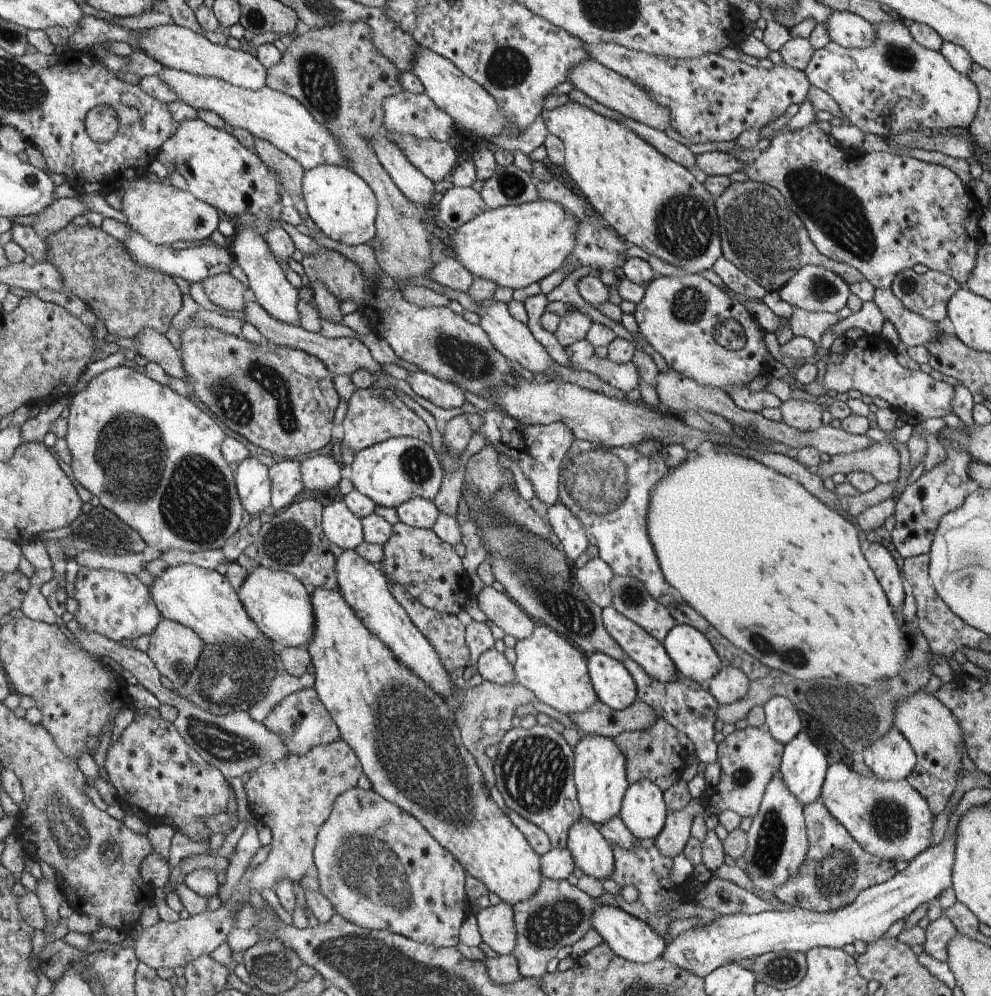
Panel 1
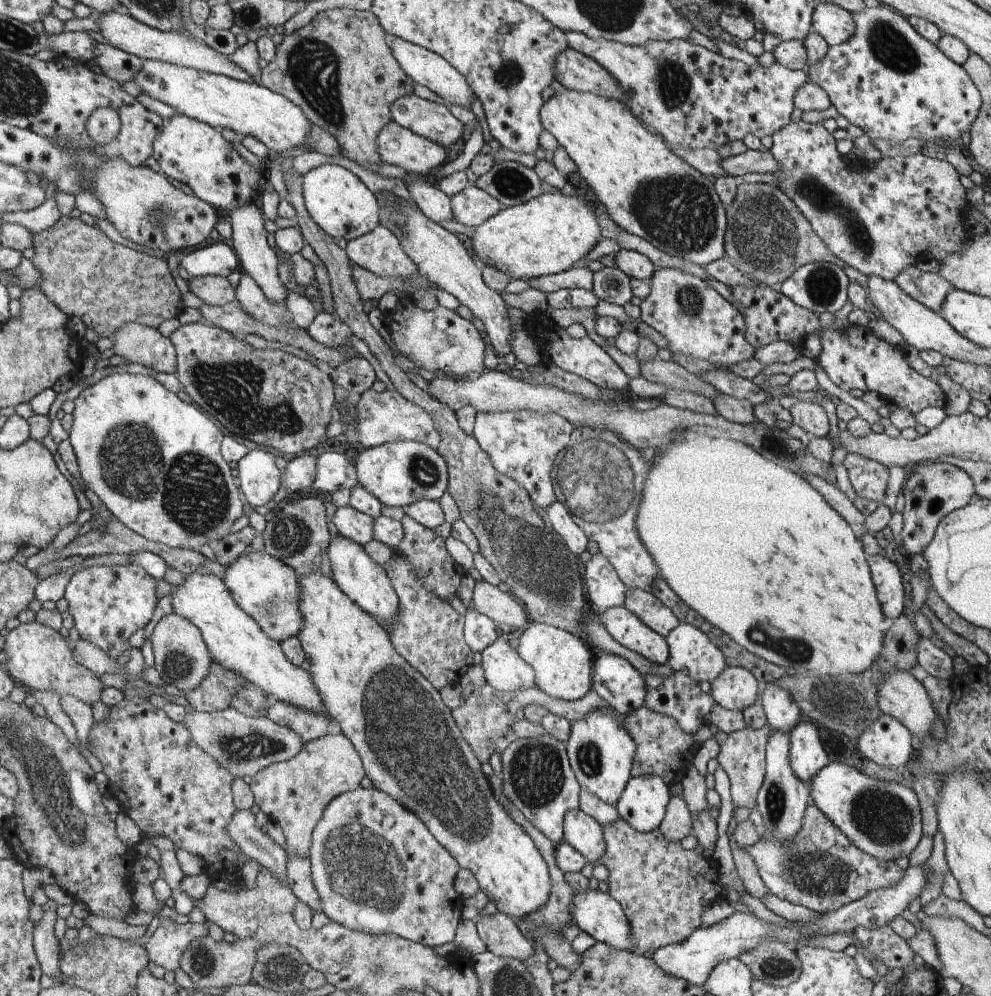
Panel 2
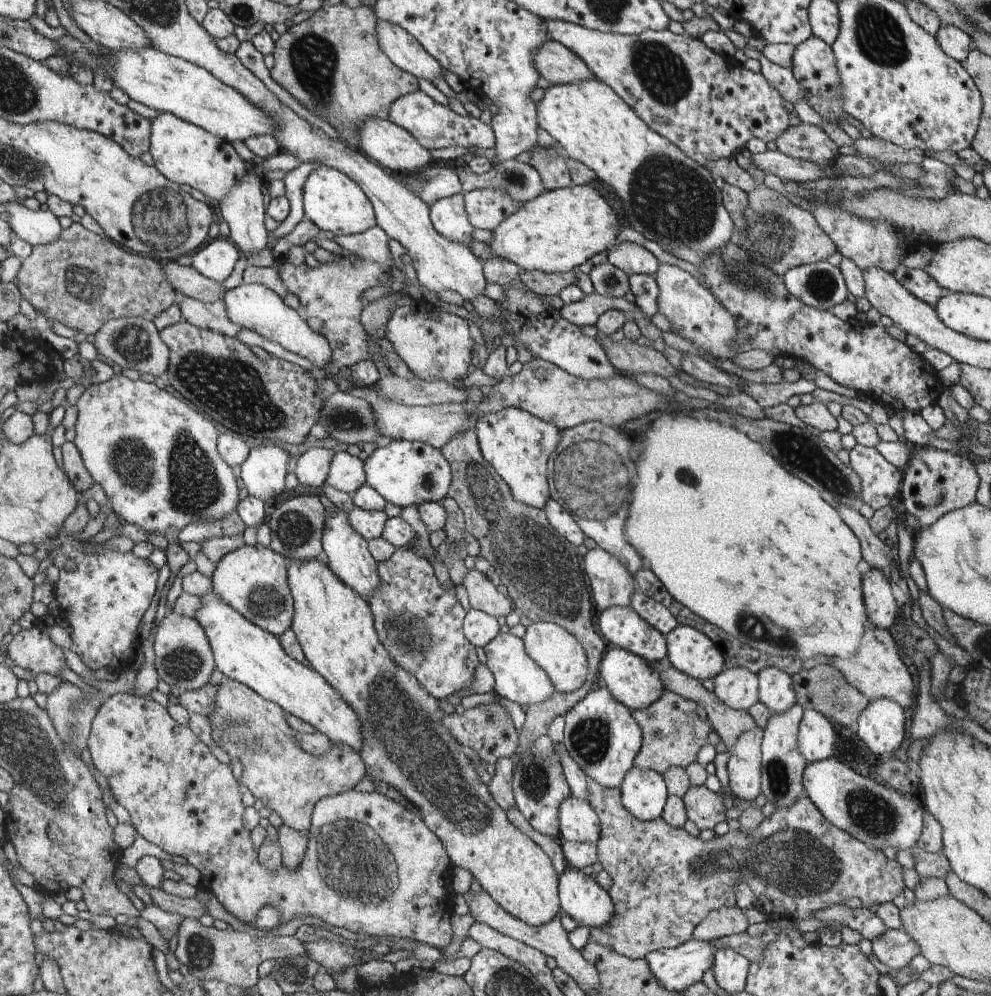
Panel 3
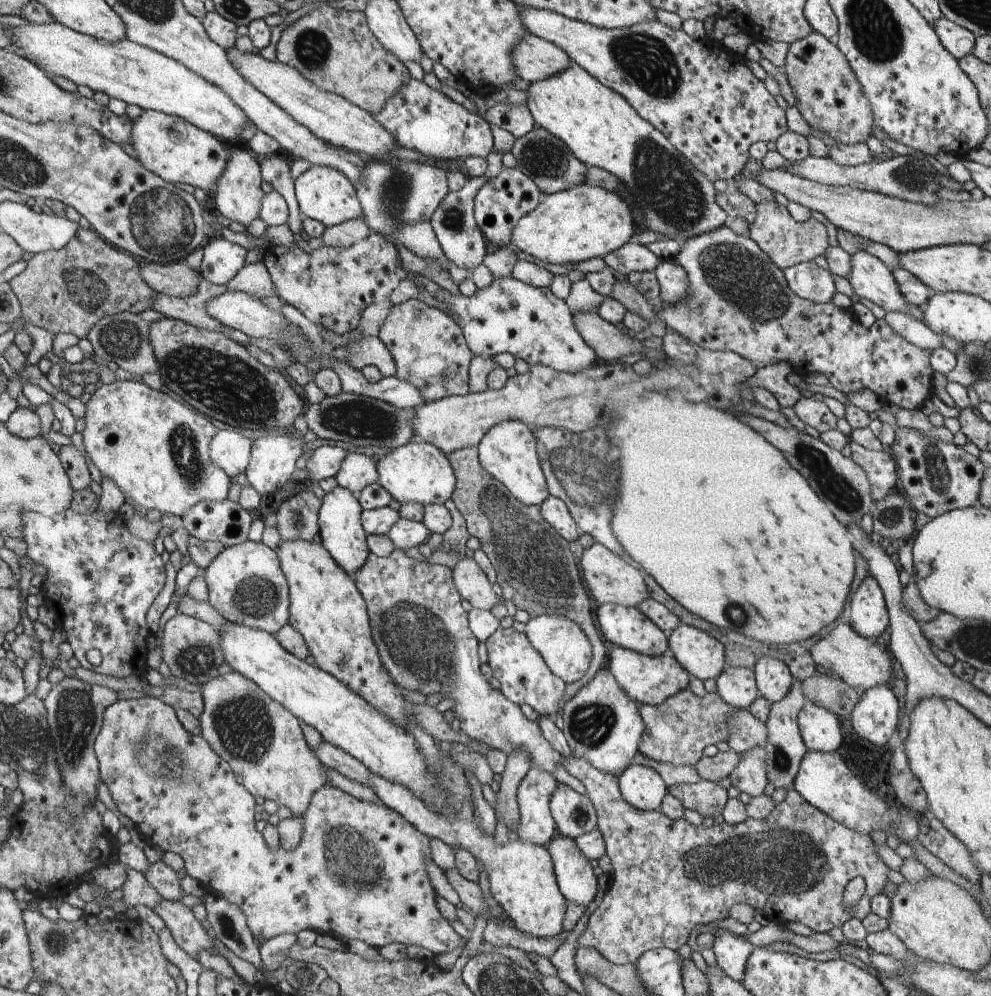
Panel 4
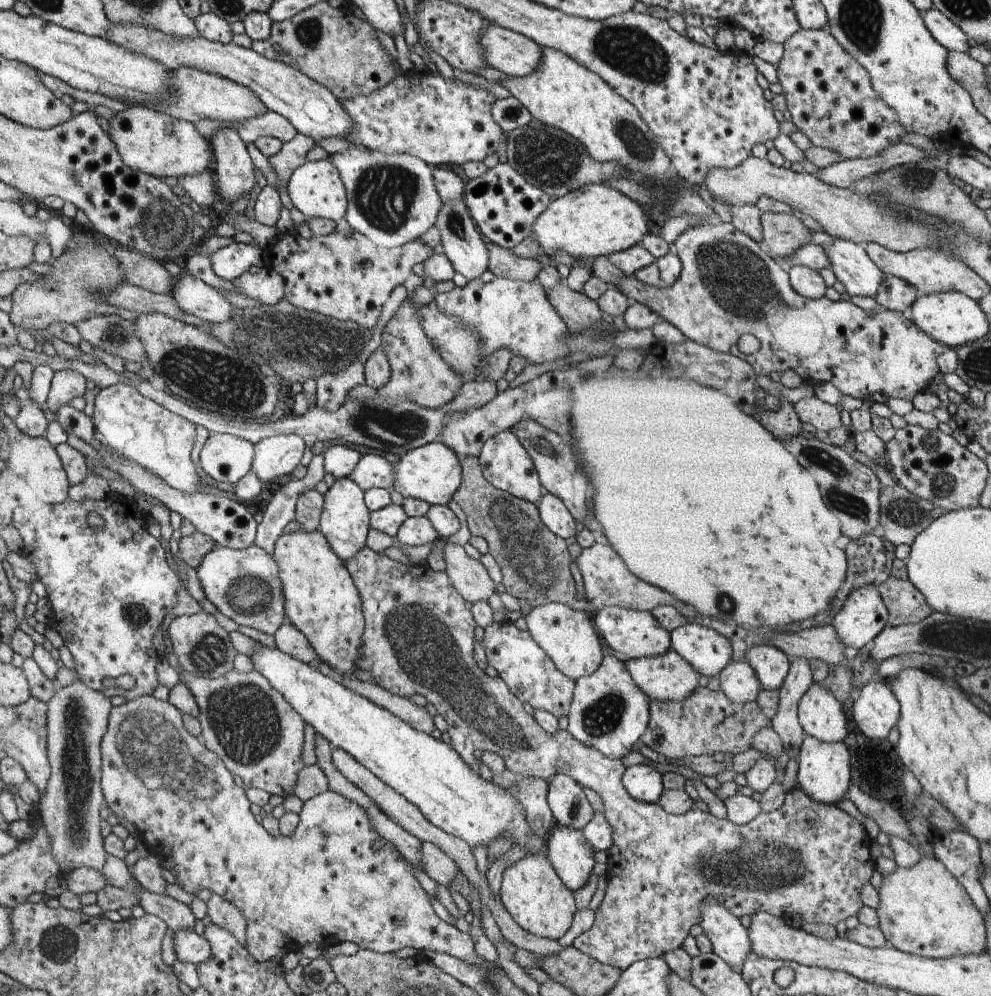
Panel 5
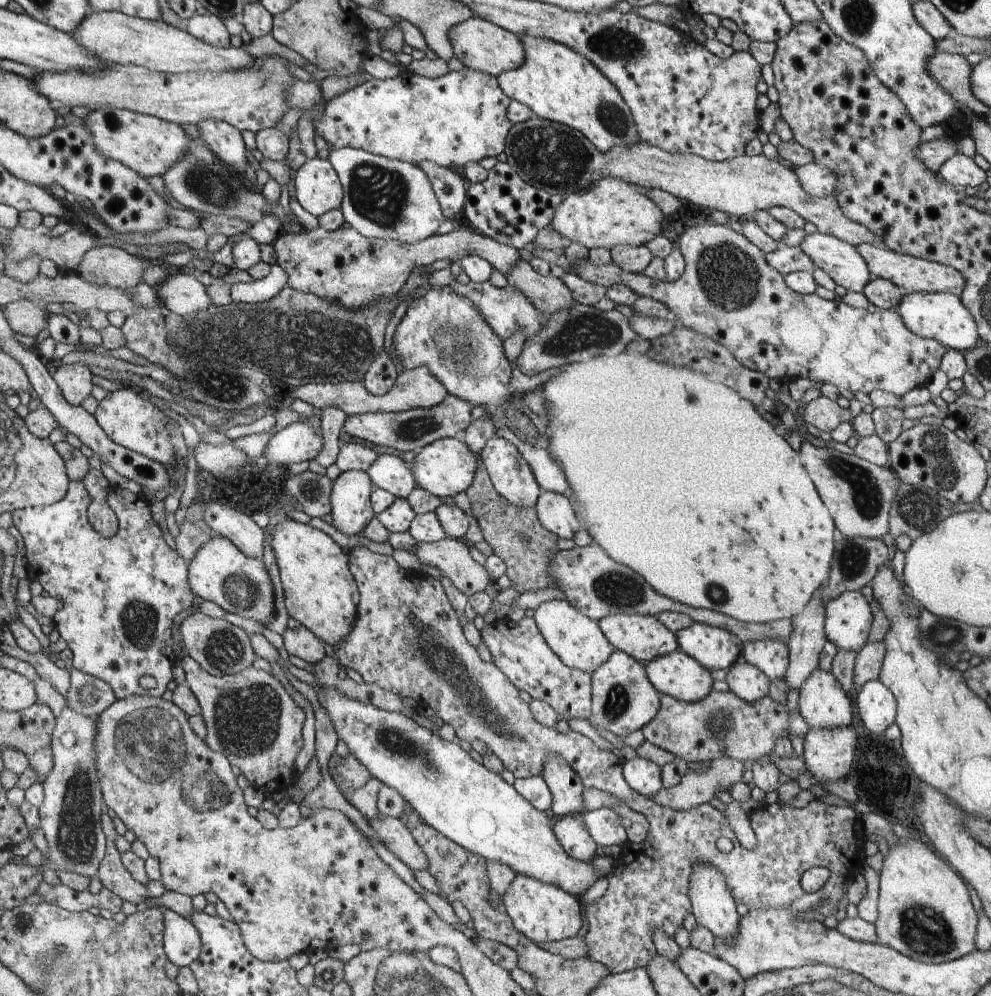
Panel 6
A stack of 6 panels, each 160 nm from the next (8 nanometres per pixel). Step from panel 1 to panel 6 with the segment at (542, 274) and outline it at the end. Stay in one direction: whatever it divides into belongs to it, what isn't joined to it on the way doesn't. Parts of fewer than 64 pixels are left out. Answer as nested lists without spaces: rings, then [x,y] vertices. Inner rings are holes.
[[[605,177],[586,190],[565,198],[556,210],[550,227],[568,242],[582,244],[586,249],[621,246],[638,247],[661,235],[665,215],[648,198],[648,190],[624,180]]]

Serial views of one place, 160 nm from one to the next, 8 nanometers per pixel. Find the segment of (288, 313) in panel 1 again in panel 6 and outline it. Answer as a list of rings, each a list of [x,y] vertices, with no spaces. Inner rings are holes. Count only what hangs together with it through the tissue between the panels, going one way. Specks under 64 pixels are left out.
[[[204,120],[197,126],[201,141],[216,157],[234,170],[245,172],[246,146],[238,129],[220,120]]]

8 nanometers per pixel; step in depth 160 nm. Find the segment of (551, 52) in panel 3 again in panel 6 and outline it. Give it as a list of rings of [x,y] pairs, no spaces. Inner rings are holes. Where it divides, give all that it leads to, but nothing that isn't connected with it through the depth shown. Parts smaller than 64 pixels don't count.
[[[479,17],[462,20],[461,23],[448,30],[447,38],[452,46],[453,54],[464,66],[496,78],[504,72],[522,67],[526,59],[526,48],[520,36]]]

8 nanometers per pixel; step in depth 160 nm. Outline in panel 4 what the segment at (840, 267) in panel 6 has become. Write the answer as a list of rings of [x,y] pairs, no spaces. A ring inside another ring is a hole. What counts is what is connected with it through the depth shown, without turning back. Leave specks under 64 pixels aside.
[[[858,251],[851,254],[848,282],[861,299],[872,301],[888,312],[903,312],[923,320],[923,308],[909,305],[894,280],[891,269],[878,257]]]

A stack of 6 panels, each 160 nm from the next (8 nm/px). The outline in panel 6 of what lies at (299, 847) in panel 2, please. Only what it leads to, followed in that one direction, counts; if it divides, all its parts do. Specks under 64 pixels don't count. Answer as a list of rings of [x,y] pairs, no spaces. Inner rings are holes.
[[[188,654],[181,658],[186,672],[185,685],[191,689],[202,709],[207,746],[227,757],[246,777],[249,785],[273,794],[292,790],[300,778],[296,758],[302,750],[304,710],[266,670],[248,669],[234,675],[214,677]]]

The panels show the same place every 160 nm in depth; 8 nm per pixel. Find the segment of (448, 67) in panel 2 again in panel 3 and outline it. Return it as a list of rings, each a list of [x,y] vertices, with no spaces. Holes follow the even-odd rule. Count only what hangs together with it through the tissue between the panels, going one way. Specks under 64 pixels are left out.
[[[377,17],[376,30],[379,44],[392,62],[416,78],[431,82],[443,77],[443,66],[399,24]]]

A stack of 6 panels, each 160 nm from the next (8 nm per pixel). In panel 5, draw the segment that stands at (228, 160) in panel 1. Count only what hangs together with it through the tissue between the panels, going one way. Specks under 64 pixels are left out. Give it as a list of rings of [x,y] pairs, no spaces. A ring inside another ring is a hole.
[[[132,105],[118,111],[109,120],[109,133],[124,162],[136,171],[159,176],[161,179],[174,176],[199,175],[212,160],[210,144],[200,135],[191,122],[173,118],[168,114],[142,105]]]

